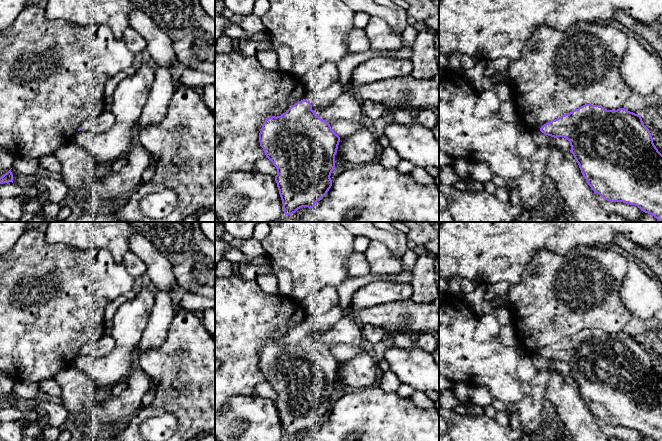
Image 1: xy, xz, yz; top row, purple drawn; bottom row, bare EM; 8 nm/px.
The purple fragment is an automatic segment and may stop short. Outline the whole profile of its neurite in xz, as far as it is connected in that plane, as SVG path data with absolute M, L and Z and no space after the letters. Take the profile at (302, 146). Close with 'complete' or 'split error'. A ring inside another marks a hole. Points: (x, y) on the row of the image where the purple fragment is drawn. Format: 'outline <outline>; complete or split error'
outline M338 81L321 92L308 92L303 100L292 105L281 116L266 118L259 133L260 146L277 169L275 181L282 200L285 216L295 213L302 207L313 208L318 200L322 199L332 186L330 178L335 167L340 137L332 130L330 124L321 119L312 110L313 107L322 109L328 107L344 91L342 83Z; split error

